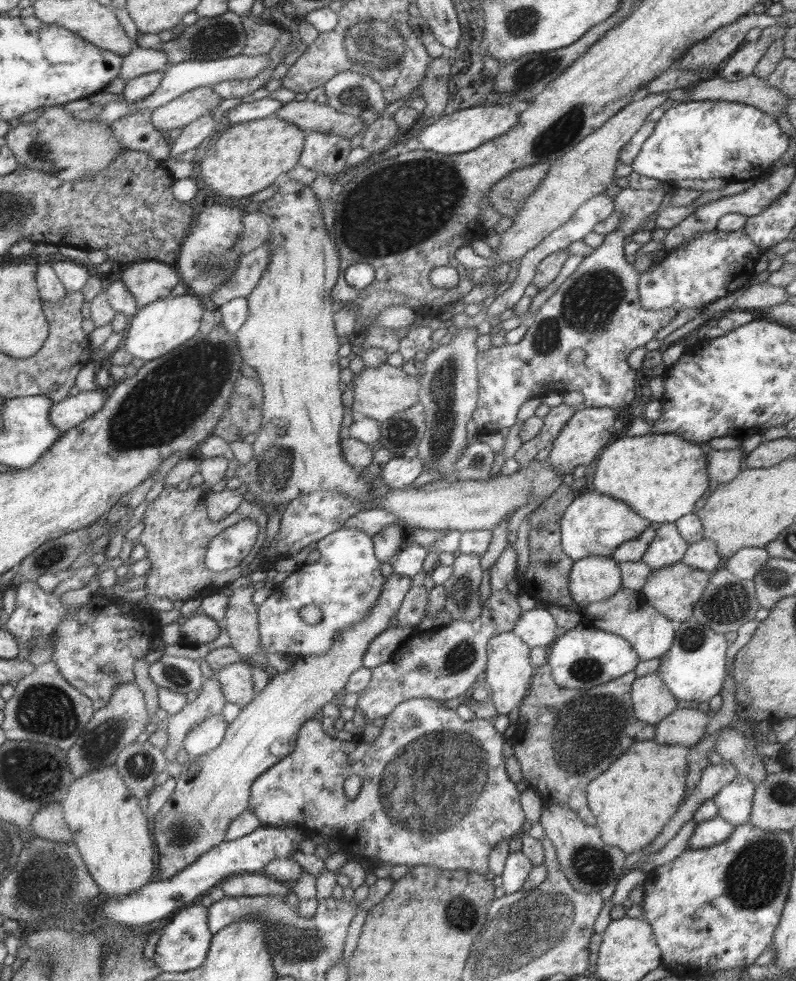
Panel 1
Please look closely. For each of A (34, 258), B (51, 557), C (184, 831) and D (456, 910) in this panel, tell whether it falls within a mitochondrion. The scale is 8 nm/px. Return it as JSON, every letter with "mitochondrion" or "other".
{"A":"other","B":"mitochondrion","C":"mitochondrion","D":"mitochondrion"}

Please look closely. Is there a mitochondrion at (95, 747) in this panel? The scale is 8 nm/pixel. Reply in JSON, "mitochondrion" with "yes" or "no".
{"mitochondrion":"yes"}

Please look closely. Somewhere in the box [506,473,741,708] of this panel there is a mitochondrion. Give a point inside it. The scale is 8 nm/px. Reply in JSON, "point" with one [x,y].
{"point":[583,669]}

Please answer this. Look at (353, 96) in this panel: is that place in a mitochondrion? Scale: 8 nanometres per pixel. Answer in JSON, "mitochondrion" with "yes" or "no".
{"mitochondrion":"yes"}

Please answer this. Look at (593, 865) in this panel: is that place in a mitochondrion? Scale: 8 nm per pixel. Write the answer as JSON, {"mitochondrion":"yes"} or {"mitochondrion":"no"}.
{"mitochondrion":"yes"}

